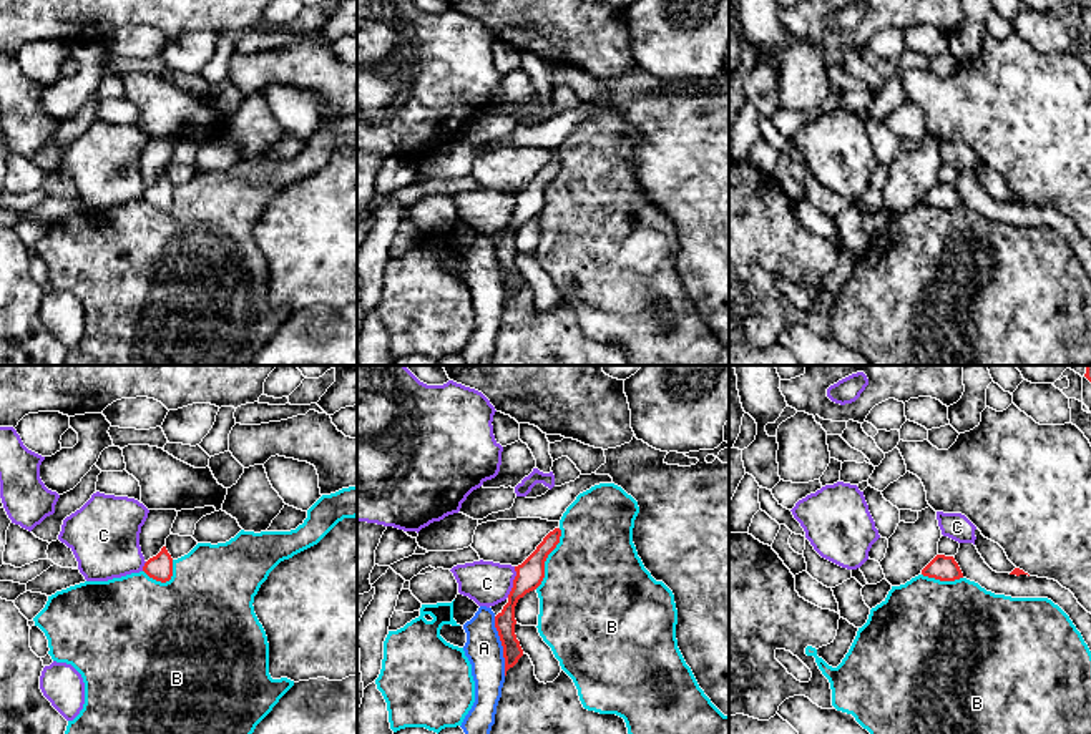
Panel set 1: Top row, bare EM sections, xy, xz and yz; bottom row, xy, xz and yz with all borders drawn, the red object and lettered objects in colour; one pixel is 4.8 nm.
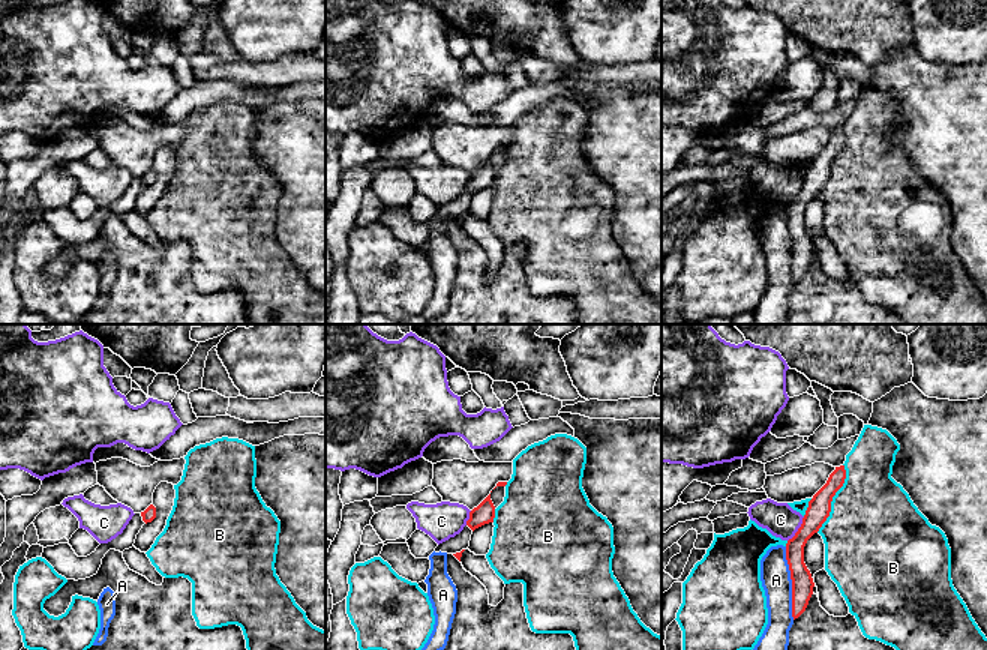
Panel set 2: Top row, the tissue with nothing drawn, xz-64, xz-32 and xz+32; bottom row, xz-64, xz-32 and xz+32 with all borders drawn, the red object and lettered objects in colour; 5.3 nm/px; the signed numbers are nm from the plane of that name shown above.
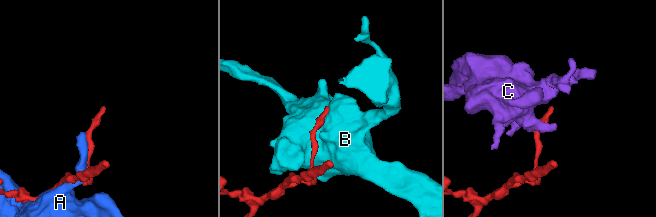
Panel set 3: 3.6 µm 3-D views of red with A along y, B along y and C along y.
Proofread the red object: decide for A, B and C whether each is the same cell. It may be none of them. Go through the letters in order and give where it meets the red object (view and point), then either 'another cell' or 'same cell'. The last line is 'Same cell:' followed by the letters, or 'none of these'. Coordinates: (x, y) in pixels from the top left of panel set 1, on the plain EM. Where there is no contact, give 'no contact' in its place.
A: meets red in xz at (502, 273); another cell
B: meets red in xz at (547, 185); another cell
C: meets red in xz at (513, 210); another cell
Same cell: none of these

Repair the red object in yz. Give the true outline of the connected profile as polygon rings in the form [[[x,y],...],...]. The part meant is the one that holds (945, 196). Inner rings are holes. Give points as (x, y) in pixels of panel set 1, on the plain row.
[[[937,183],[923,198],[923,204],[940,209],[955,209],[963,206],[963,201],[953,184]]]

